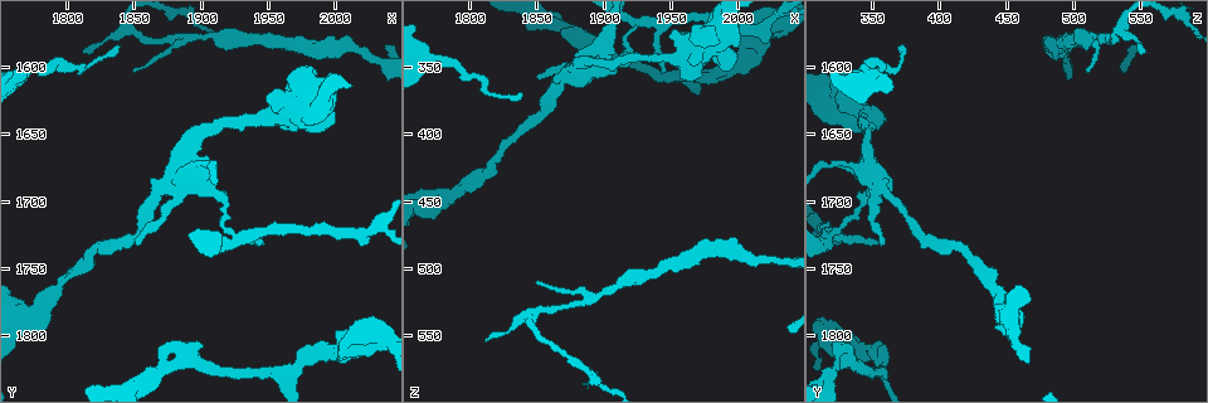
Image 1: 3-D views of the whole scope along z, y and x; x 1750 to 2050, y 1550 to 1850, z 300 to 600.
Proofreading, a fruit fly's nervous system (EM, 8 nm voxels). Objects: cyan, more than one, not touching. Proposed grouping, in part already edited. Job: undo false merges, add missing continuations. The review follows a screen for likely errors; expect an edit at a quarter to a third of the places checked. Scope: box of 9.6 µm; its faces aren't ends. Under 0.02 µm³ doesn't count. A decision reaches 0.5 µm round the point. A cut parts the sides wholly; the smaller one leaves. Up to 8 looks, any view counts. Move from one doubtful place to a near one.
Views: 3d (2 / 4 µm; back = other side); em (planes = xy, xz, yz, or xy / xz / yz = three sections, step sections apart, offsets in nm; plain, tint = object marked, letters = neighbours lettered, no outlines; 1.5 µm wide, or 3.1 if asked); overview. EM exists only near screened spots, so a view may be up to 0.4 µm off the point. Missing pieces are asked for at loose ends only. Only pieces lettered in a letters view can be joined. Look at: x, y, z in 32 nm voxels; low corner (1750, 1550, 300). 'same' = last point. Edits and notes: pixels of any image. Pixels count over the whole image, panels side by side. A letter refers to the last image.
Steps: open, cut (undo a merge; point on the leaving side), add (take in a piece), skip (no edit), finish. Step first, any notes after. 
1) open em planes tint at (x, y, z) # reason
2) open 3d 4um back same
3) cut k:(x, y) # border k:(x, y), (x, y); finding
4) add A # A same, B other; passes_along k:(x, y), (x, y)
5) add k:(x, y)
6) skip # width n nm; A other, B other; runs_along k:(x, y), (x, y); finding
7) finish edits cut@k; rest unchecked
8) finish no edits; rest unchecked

open em planes letters at (1838, 1586, 370) # thin end

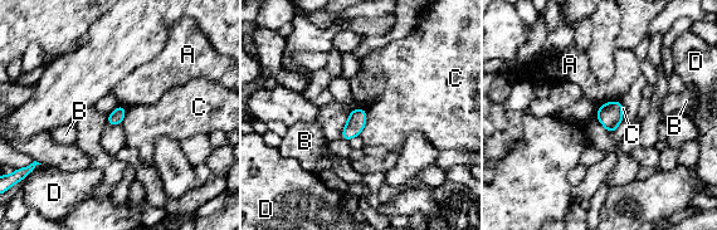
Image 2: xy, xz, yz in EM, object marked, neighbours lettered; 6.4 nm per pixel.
skip # A other, B other, C other, D other; border 2:(365, 109), (365, 126), (359, 135); no lettered piece goes on from it

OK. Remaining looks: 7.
open 3d 2um at (2004, 1586, 488) # thick turns thin

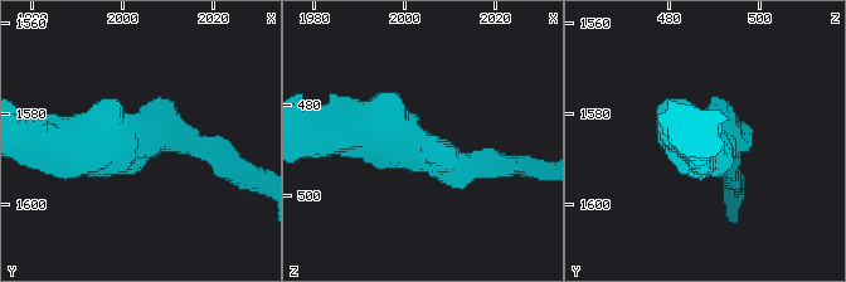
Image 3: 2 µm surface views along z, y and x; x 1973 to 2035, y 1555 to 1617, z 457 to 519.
open em planes plain at (2003, 1587, 490) # arm_widths 190, 300 nm; shape alone is not enough

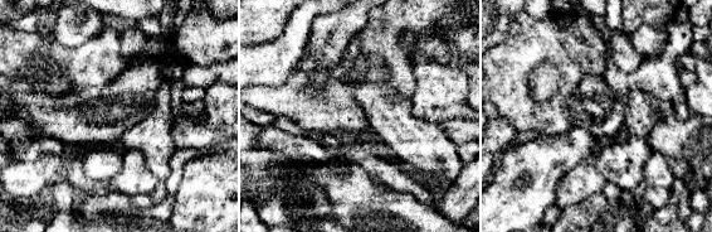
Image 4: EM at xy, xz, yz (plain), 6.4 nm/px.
open em planes letters same # what lies round it

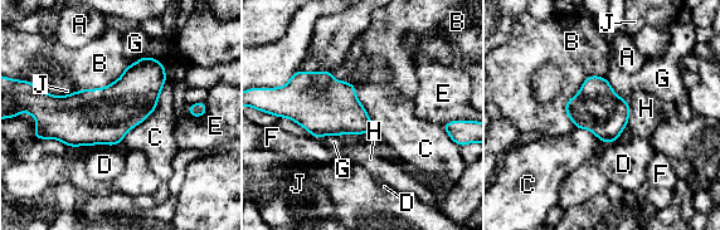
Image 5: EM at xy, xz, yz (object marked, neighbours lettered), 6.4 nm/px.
skip # A other, B other, C other, D other, E other, F other, G other, H other, J other; border 5:(166, 79), (156, 107), (118, 143); all the same neuron

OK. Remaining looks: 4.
open em planes tint at (1910, 1578, 512) # thick turns thin

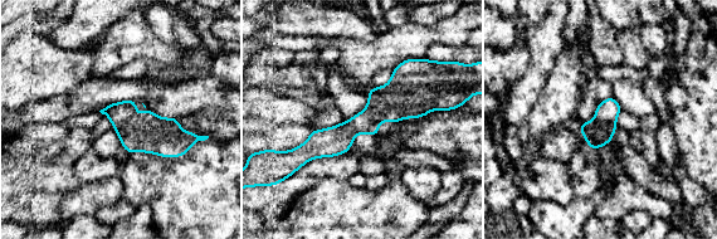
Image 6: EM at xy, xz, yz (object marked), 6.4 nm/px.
open em planes letters same

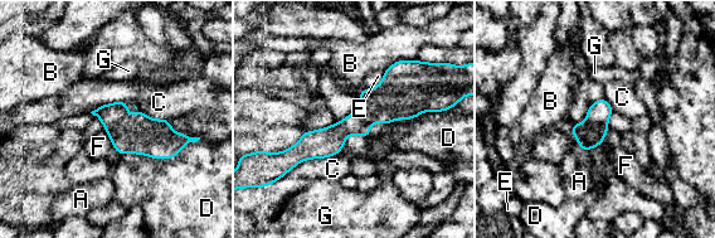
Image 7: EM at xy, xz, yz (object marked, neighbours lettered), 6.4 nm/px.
skip # A other, B other, C other, D other, E other, F other, G other; runs_along 7:(428, 107), (374, 106), (287, 155); one neuron here

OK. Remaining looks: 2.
finish no edits; rest unchecked

